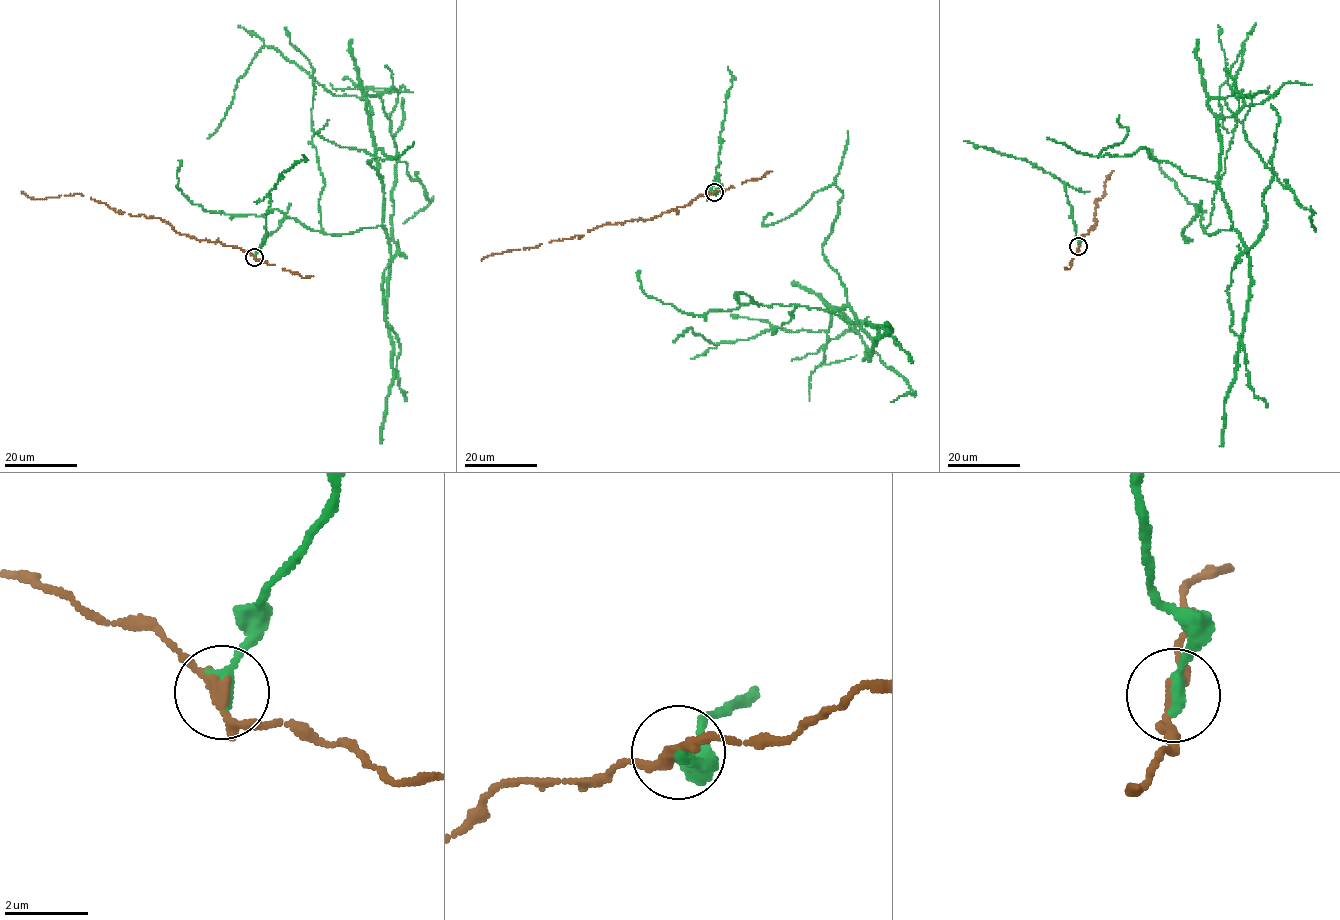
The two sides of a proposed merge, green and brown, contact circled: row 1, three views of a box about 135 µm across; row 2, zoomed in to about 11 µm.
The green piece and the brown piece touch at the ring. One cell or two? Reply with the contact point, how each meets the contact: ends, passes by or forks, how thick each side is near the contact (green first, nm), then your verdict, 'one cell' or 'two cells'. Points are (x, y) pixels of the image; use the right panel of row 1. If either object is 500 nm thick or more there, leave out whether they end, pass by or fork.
at (1078, 246); green ends there; brown passes by; 360 nm thick on the green side, 260 nm on the other; two cells

